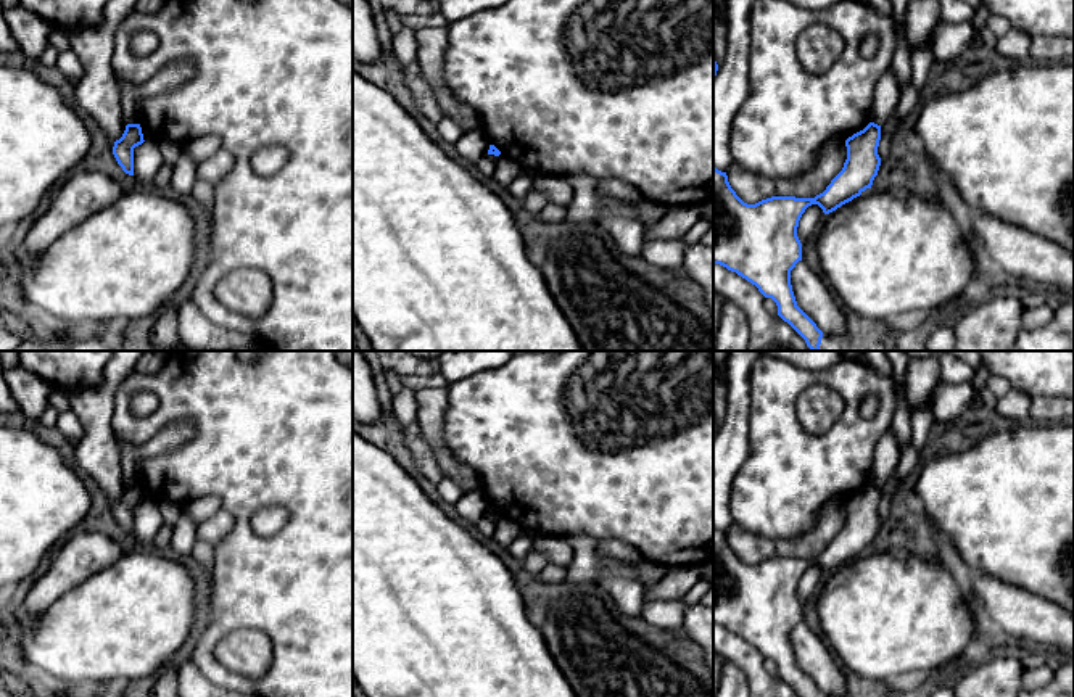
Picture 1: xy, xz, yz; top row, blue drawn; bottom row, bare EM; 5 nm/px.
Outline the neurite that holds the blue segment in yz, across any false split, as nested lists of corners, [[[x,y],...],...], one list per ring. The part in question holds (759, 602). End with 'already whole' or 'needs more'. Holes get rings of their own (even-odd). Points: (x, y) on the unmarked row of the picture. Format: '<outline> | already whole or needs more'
[[[874,483],[849,497],[845,501],[847,520],[842,531],[815,559],[771,557],[747,565],[731,549],[726,533],[713,526],[713,625],[736,633],[755,645],[765,658],[771,658],[778,666],[778,676],[800,697],[823,697],[823,692],[797,666],[791,645],[791,631],[802,621],[802,604],[797,597],[799,581],[812,565],[818,565],[824,575],[829,575],[871,549],[881,526],[879,501],[881,486]]] | already whole

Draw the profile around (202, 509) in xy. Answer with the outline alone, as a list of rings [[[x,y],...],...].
[[[217,496],[201,497],[185,505],[185,510],[188,517],[200,525],[221,510],[221,499]]]

